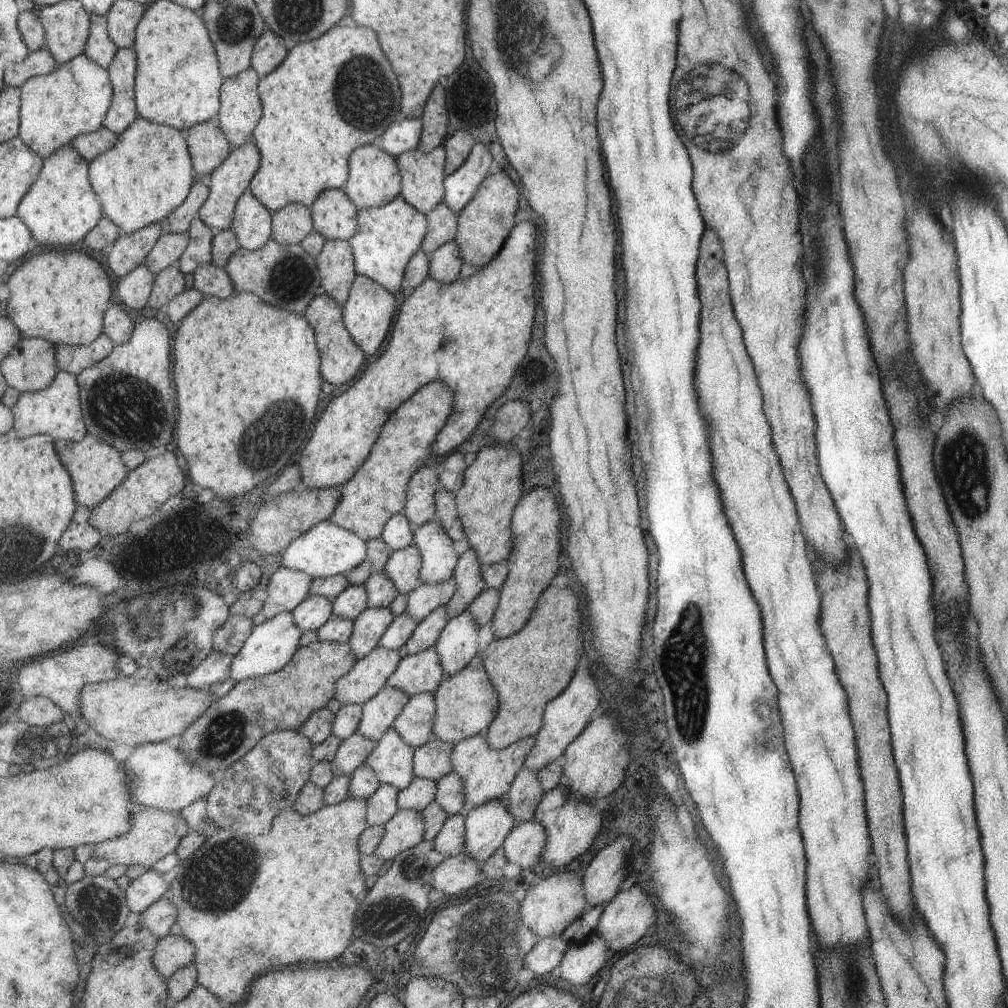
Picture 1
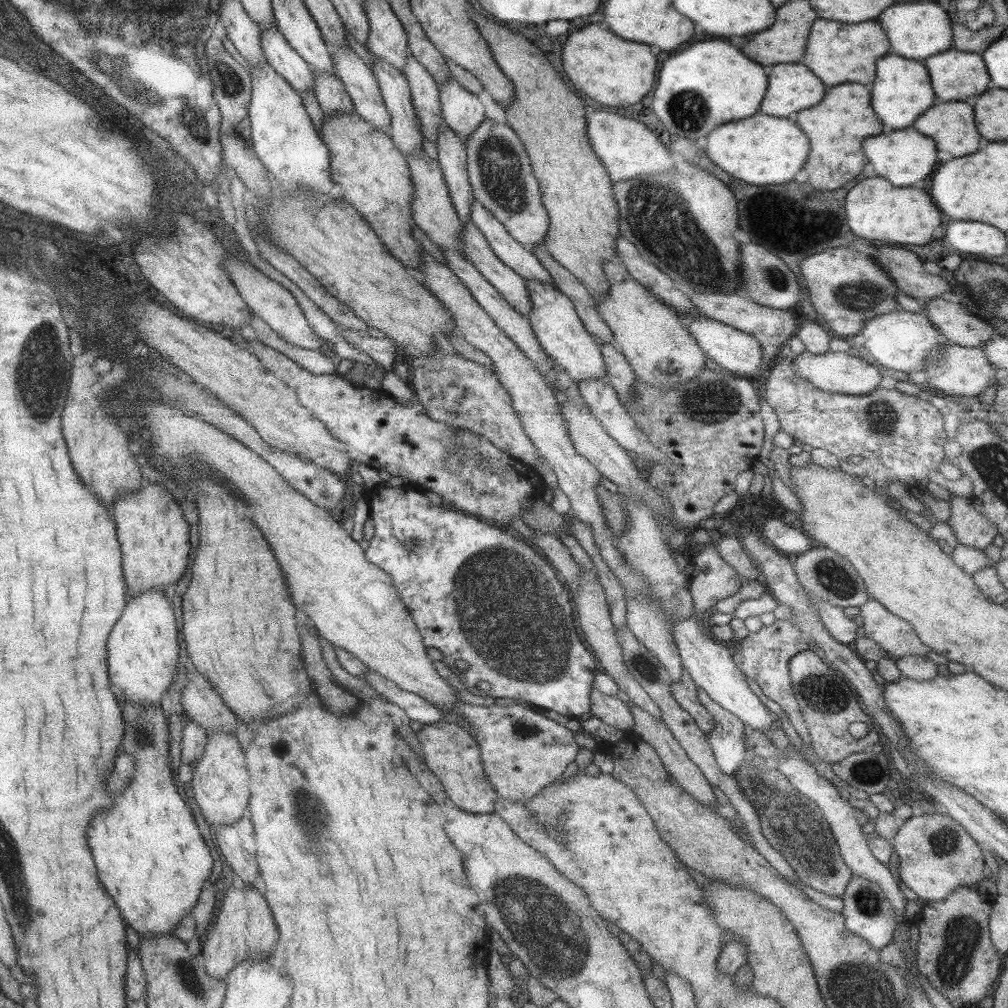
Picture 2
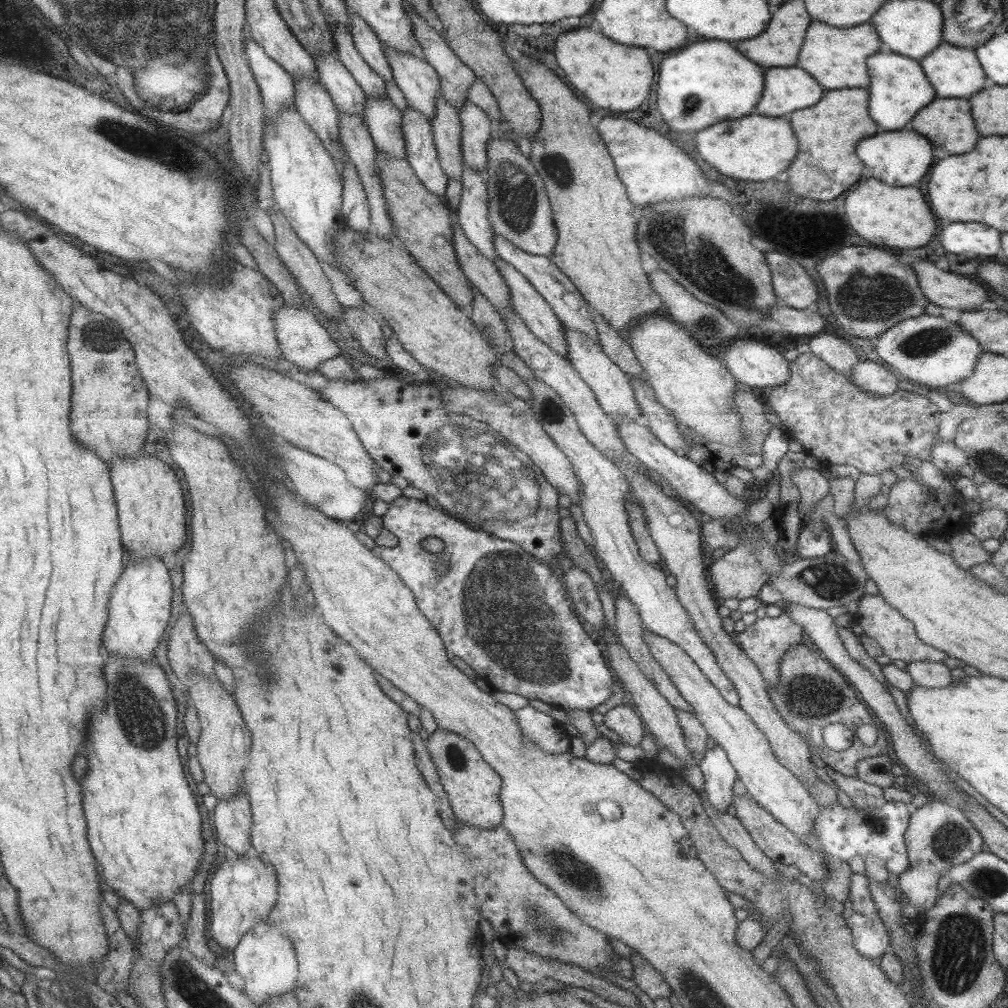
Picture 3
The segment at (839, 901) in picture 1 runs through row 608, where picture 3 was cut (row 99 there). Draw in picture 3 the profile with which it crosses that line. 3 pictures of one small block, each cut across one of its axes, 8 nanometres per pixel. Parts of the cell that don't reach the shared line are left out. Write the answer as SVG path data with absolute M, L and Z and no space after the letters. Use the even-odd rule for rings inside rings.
M797 66L767 68L765 90L755 112L779 118L787 112L813 106L823 96L823 88Z

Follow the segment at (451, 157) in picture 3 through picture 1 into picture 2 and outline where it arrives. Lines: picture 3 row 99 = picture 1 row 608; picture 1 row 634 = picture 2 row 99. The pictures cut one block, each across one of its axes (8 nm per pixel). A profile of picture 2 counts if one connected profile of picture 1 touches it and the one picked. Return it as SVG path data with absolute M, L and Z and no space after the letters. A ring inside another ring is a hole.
M412 55L407 56L403 76L409 87L413 113L420 122L421 133L429 141L434 142L438 126L443 123L437 82Z

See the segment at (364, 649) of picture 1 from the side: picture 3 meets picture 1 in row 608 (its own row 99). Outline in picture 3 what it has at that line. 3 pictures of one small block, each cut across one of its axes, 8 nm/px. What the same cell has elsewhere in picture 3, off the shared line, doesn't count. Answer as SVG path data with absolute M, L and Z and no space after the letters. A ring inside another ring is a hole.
M366 98L362 122L377 151L404 158L404 138L400 129L401 112L388 98Z

